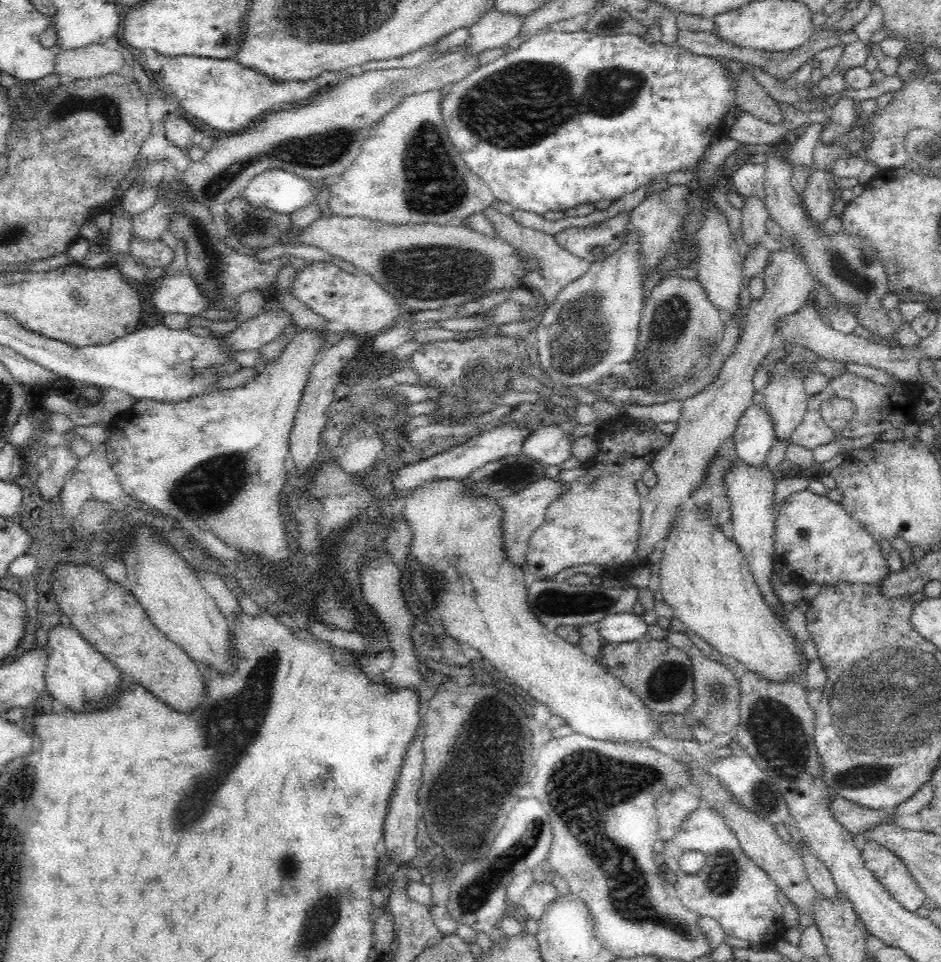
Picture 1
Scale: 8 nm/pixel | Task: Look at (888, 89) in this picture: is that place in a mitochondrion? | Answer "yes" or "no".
no

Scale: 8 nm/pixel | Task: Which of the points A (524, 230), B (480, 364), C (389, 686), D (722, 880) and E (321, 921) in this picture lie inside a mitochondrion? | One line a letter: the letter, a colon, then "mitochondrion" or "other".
A: other
B: mitochondrion
C: other
D: mitochondrion
E: mitochondrion

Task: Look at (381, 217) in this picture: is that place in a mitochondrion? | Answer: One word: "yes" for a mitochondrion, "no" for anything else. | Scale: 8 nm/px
no

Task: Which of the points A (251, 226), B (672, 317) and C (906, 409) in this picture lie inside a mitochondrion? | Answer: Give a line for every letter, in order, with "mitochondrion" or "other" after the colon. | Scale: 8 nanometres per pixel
A: mitochondrion
B: mitochondrion
C: other

